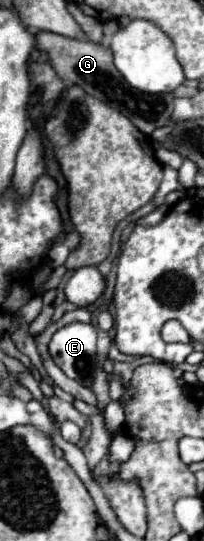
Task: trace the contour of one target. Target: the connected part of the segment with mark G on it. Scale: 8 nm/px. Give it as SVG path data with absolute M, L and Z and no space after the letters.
M37 33L37 47L49 53L51 65L55 67L57 75L71 83L79 85L85 93L101 99L113 109L119 109L141 133L151 135L155 129L165 127L171 123L173 113L173 95L145 95L135 93L133 87L125 83L125 77L113 67L113 53L105 43L91 43L91 41L77 41L57 33Z

